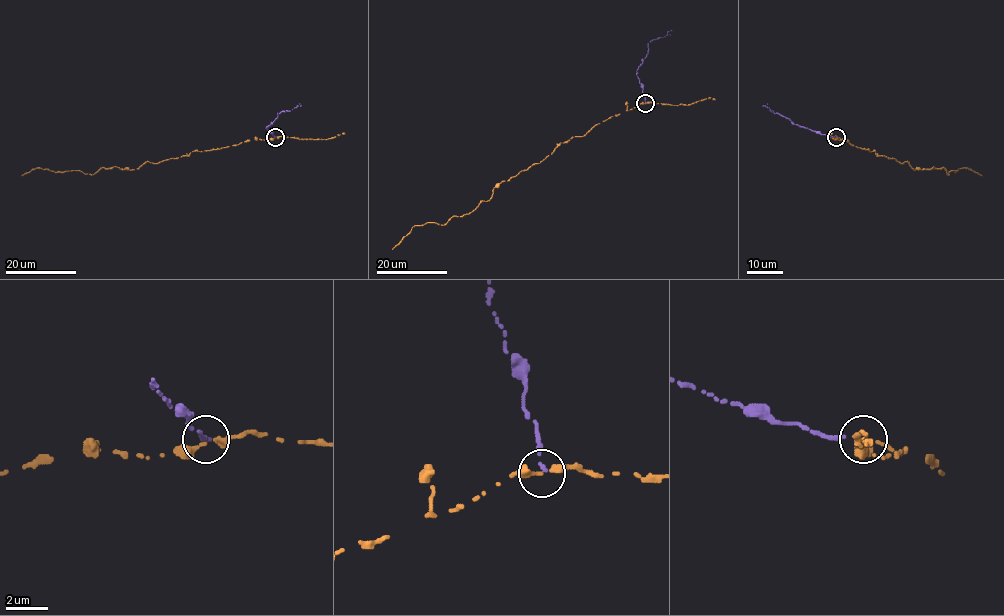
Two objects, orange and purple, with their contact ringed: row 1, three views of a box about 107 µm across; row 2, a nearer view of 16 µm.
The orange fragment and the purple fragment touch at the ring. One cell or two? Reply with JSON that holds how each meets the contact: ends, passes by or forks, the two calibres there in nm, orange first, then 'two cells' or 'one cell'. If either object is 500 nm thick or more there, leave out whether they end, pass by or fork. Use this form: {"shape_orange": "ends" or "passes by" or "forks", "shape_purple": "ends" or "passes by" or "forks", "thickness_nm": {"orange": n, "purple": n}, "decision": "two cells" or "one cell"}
{"shape_orange": "passes by", "shape_purple": "ends", "thickness_nm": {"orange": 240, "purple": 160}, "decision": "two cells"}

